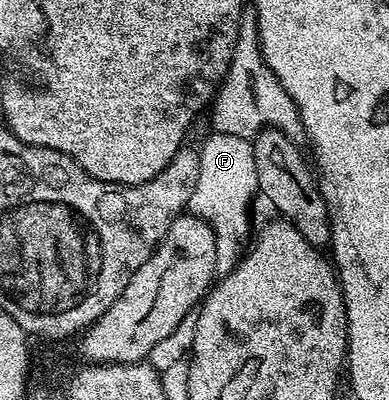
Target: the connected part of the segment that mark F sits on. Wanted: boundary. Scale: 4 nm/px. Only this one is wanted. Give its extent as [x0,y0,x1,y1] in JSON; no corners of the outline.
[187,131,259,276]

